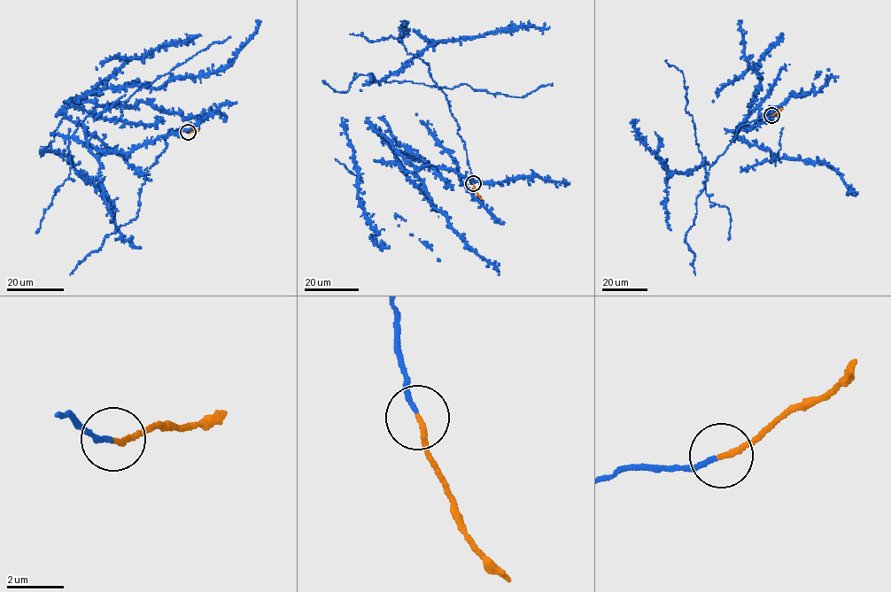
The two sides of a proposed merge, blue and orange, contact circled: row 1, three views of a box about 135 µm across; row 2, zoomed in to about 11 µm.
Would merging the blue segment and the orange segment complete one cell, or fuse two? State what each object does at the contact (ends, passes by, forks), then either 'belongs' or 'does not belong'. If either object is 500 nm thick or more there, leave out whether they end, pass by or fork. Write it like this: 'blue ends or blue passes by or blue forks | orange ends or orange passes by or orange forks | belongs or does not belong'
blue ends | orange ends | belongs

